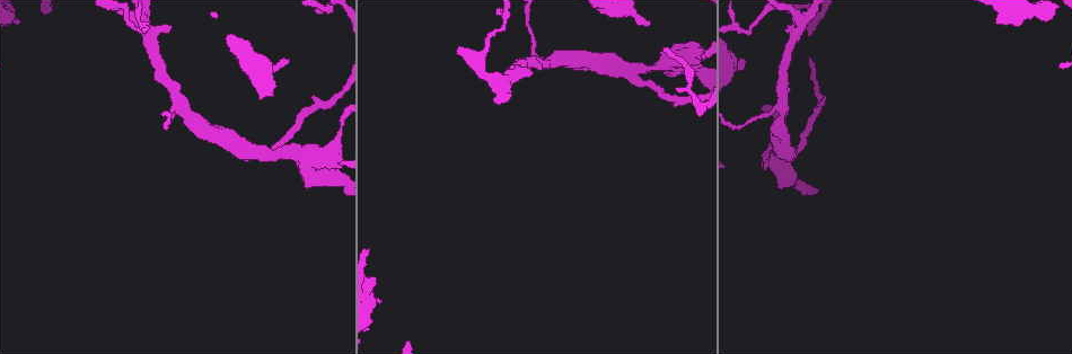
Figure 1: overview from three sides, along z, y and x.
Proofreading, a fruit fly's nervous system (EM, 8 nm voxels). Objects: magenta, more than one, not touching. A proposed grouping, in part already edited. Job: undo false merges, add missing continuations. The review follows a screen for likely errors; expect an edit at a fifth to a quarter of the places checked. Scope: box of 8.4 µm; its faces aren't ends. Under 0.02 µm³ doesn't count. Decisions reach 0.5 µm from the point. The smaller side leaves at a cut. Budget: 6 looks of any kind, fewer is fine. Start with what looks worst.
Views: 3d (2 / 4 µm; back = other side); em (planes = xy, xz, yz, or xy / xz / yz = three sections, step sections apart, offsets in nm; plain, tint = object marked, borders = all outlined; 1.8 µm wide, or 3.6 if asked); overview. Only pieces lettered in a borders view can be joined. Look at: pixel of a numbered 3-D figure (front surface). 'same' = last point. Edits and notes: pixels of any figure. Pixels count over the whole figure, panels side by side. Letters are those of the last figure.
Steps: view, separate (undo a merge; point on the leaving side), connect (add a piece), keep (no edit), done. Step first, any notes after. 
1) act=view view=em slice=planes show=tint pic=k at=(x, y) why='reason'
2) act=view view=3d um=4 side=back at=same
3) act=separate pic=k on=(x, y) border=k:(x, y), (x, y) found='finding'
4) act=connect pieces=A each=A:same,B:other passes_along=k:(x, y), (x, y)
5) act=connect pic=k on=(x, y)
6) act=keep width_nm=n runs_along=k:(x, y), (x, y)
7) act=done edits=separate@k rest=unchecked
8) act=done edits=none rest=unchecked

act=view view=em slice=planes show=tint pic=1 at=(744, 60) why='an open end'

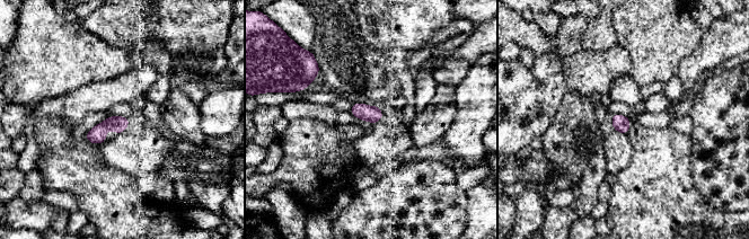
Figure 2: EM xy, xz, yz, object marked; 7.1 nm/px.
act=view view=em slice=planes show=borders at=same

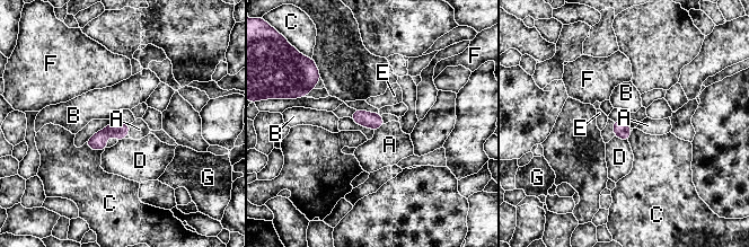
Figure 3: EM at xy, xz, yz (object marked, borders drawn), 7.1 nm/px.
act=connect pieces=A longest_contact=C:150nm each=A:same,B:other,C:other,D:other,E:other,F:other,G:other found='the neuron continues'

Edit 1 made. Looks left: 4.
act=view view=overview

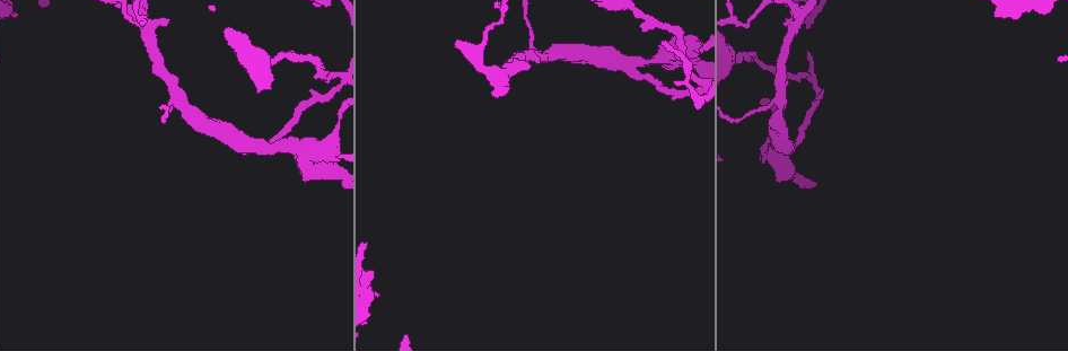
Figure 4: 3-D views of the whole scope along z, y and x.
act=view view=em slice=yz step=4 show=tint pic=4 at=(308, 180) why='free end'

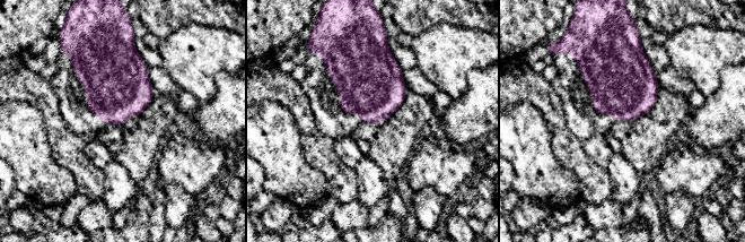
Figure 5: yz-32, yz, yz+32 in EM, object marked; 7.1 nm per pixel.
act=view view=em slice=planes show=borders at=same why='another direction'

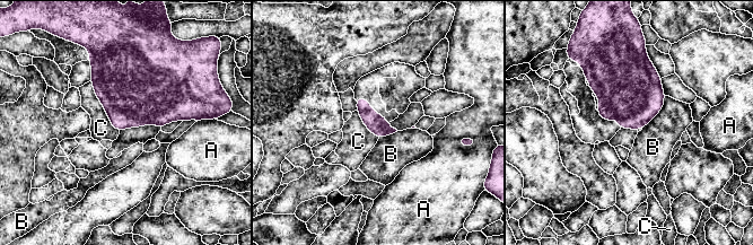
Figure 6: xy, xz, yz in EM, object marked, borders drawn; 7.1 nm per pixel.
act=keep longest_contact=C:420nm each=A:other,B:other,C:other border=6:(89, 81), (110, 123), (119, 131) found='none of them fits'

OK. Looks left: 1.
act=done edits=connect@3 rest=unchecked

